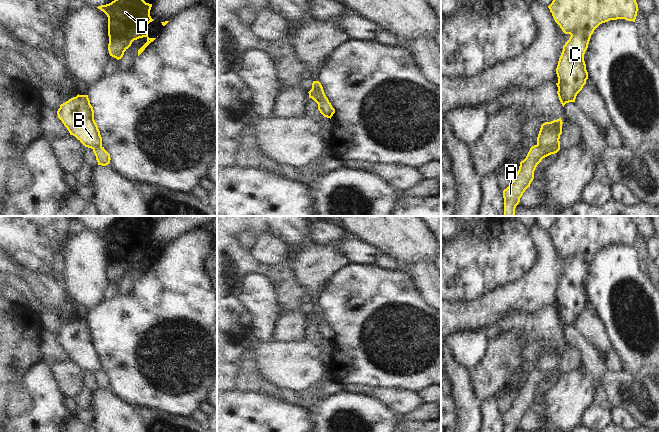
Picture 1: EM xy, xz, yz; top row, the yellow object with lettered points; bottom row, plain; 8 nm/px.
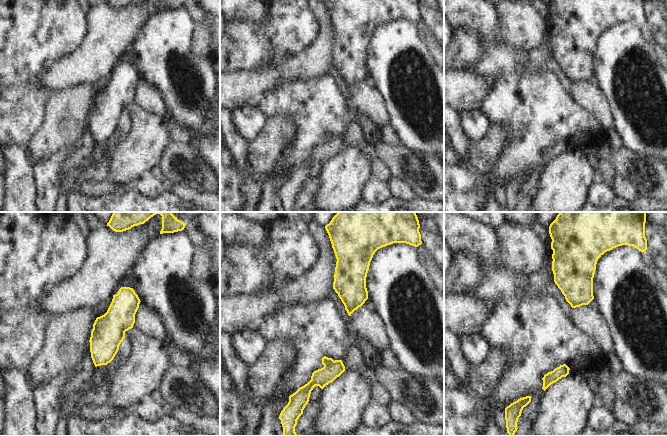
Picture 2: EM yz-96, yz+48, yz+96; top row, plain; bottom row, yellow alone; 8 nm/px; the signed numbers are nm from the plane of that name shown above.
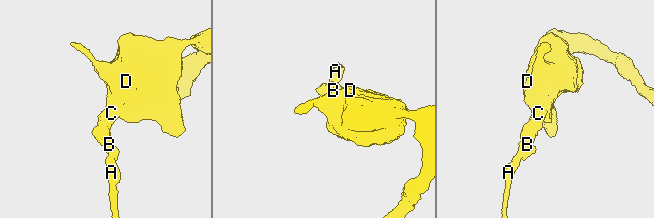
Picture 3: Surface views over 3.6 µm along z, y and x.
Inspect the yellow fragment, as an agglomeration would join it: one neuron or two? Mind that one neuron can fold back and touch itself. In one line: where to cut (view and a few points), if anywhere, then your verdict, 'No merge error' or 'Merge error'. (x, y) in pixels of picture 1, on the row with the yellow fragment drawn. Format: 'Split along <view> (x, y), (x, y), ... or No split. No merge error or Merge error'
Split along yz (558, 140), (550, 147), (540, 147), (537, 145). Merge error.

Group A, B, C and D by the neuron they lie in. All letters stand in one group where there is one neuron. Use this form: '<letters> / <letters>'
A / B C D

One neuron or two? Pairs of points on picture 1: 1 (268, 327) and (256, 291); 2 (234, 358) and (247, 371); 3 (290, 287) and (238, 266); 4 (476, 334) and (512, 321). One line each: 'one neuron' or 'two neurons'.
1: one neuron
2: two neurons
3: one neuron
4: two neurons

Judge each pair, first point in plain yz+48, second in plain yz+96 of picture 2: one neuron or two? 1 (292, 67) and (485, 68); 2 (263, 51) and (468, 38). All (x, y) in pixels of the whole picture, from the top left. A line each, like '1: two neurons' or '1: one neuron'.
1: two neurons
2: one neuron

